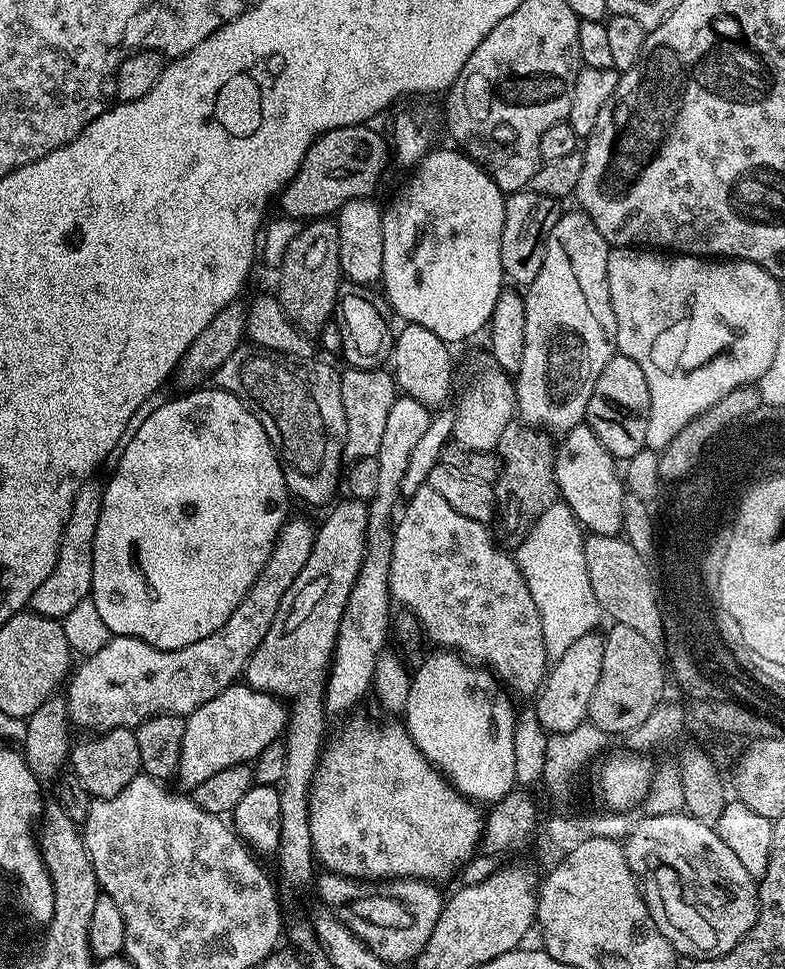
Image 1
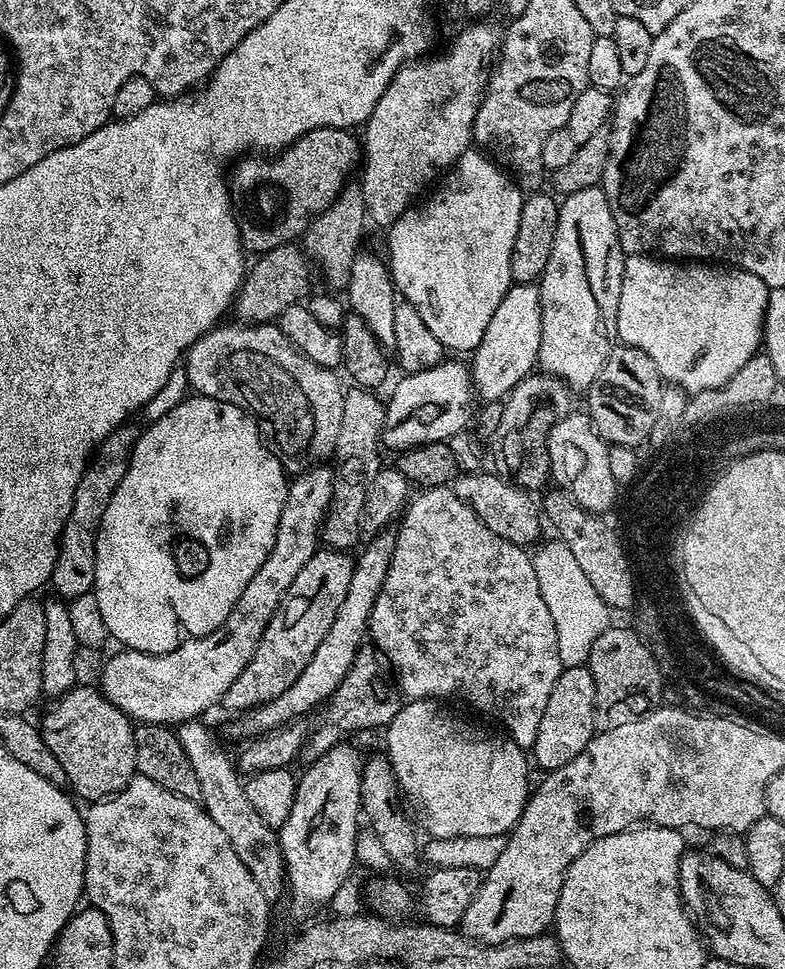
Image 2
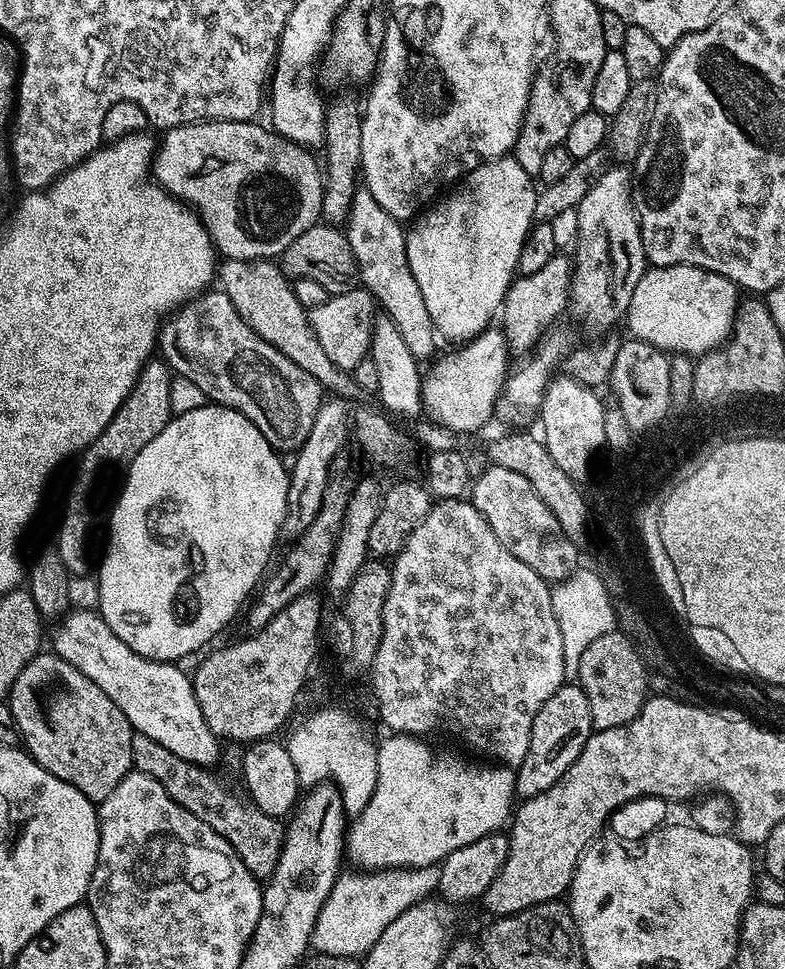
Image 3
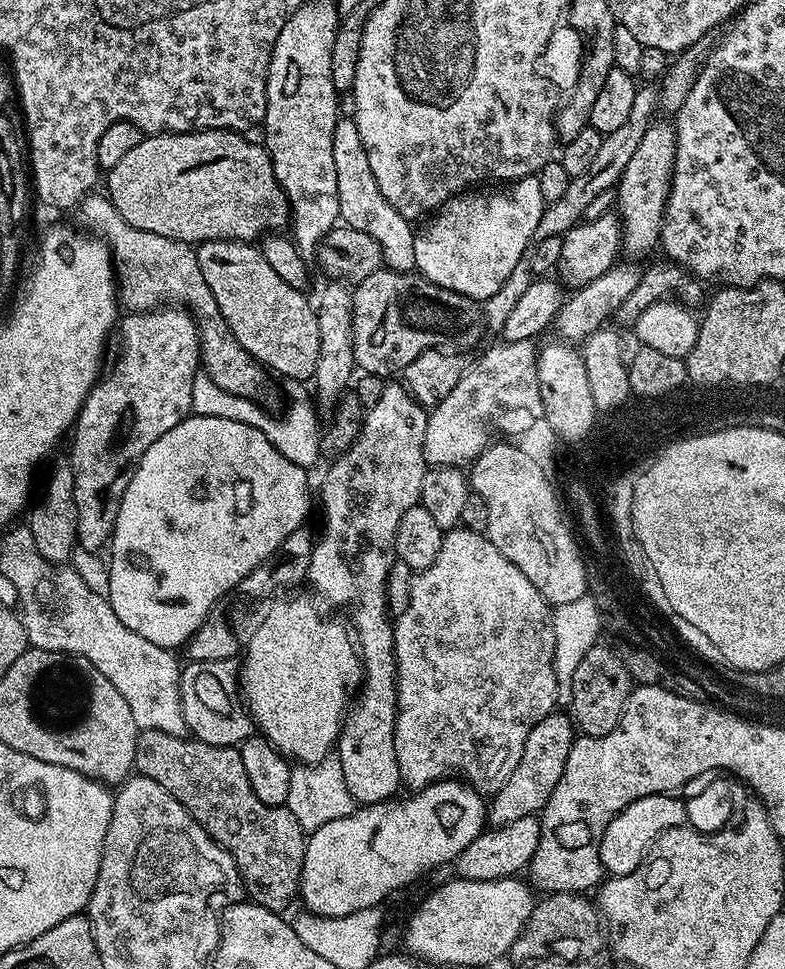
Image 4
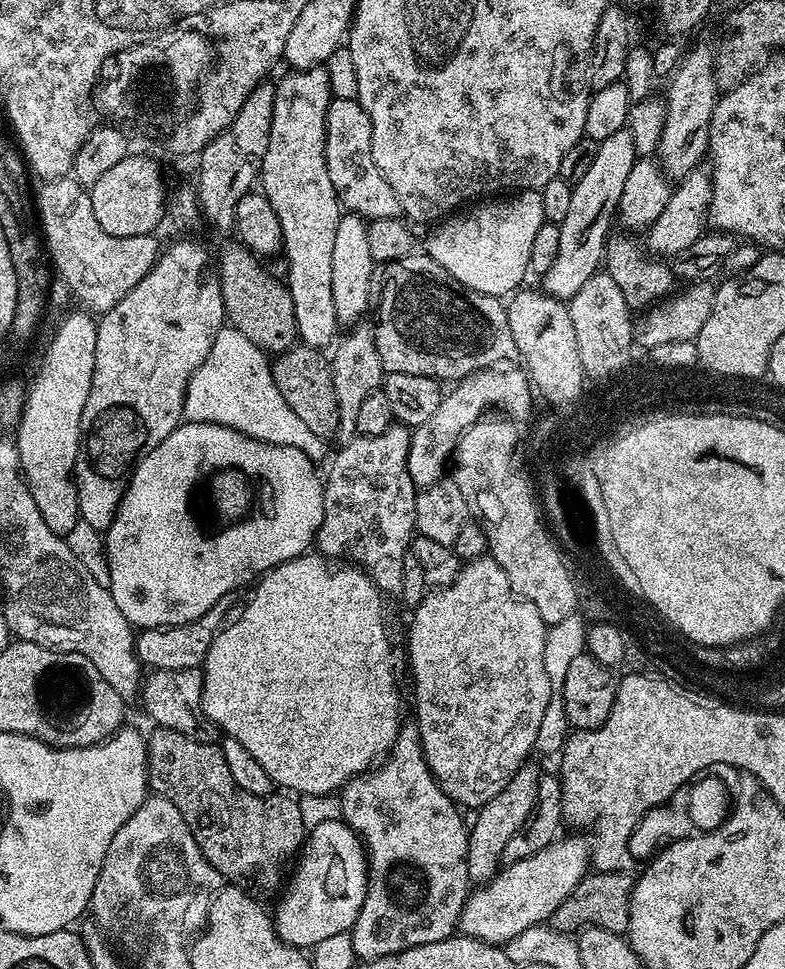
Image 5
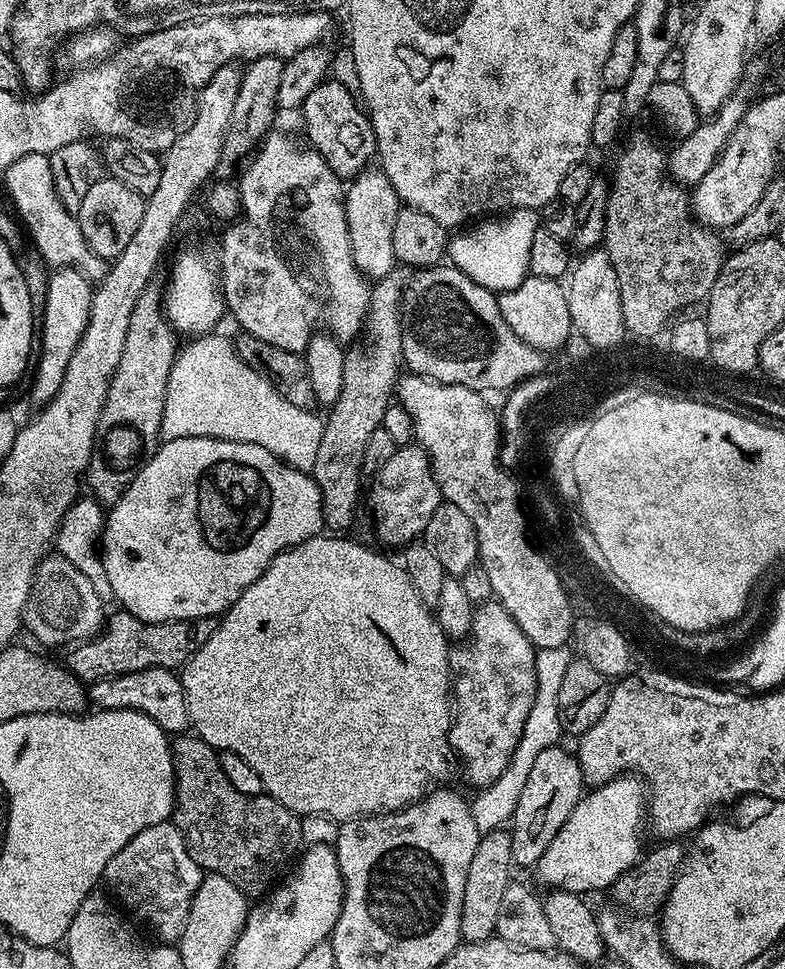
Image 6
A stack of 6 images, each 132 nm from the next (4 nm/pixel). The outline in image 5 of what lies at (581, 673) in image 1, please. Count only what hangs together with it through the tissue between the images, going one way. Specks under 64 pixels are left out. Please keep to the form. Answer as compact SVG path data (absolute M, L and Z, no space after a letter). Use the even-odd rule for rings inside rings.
M525 762L512 775L510 782L506 782L506 786L475 813L476 821L471 821L468 829L468 849L466 850L466 870L469 881L473 885L488 883L500 871L502 850L506 850L510 838L514 838L514 834L522 830L526 818L530 818L534 810L541 775L541 769L536 769L532 762Z

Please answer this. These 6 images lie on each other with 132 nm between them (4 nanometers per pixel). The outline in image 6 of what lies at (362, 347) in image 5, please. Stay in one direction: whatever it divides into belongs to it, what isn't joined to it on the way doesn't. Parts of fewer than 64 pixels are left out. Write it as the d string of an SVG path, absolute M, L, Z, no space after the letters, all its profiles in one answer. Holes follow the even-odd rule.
M393 269L377 279L369 289L366 317L368 345L362 352L356 352L353 356L351 353L344 361L342 390L338 390L338 398L327 409L322 442L318 442L318 454L314 457L314 466L310 473L322 494L324 523L336 534L343 533L343 528L352 520L356 490L360 486L360 476L362 477L366 442L370 442L370 434L381 427L384 411L394 396L394 387L401 371L399 368L402 368L400 299L403 296L406 276L399 270L402 271Z

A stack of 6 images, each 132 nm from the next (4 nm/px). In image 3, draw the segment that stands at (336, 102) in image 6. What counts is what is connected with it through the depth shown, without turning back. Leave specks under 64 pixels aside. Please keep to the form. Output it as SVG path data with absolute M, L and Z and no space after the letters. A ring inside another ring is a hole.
M360 186L349 208L346 235L354 250L359 283L367 288L383 315L392 320L394 326L398 326L398 334L402 334L410 354L414 354L418 362L428 359L431 361L438 333L430 318L430 310L426 310L422 290L418 287L414 274L410 274L410 258L406 258L405 225L386 214L386 210L382 210L382 206L374 202L374 194L370 194L368 188Z

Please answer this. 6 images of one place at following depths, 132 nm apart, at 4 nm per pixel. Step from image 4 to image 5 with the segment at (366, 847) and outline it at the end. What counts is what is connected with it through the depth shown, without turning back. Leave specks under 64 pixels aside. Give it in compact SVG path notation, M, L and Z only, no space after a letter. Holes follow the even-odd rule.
M340 818L322 822L307 833L299 860L296 873L291 873L279 897L276 912L274 908L274 927L287 944L303 949L351 929L366 898L368 862L360 837Z

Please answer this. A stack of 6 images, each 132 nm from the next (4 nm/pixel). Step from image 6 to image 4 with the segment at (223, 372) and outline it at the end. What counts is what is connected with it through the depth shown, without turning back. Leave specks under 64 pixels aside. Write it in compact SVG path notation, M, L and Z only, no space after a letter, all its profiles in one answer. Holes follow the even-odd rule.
M197 374L194 378L194 394L192 395L192 410L198 416L217 416L218 418L230 418L234 422L246 422L250 426L254 426L258 430L262 430L262 434L266 434L266 438L270 438L270 442L282 454L286 454L286 458L290 458L290 462L294 462L298 466L302 466L305 470L312 470L319 460L322 460L320 451L320 438L322 435L321 425L316 425L316 412L312 409L313 401L307 400L310 392L307 387L296 386L292 392L292 405L288 408L288 413L281 420L275 420L272 416L267 416L262 409L256 405L255 399L247 396L239 396L238 394L230 394L226 390L222 390L222 386L218 386L209 377L203 374Z

